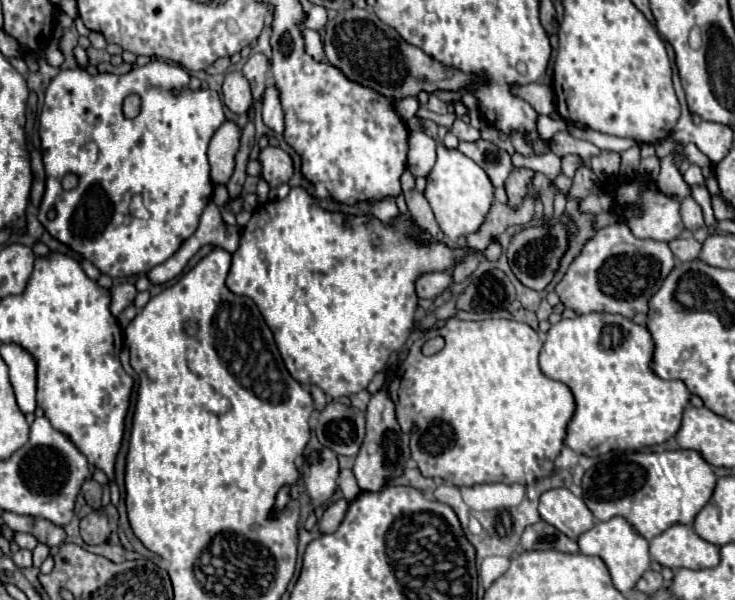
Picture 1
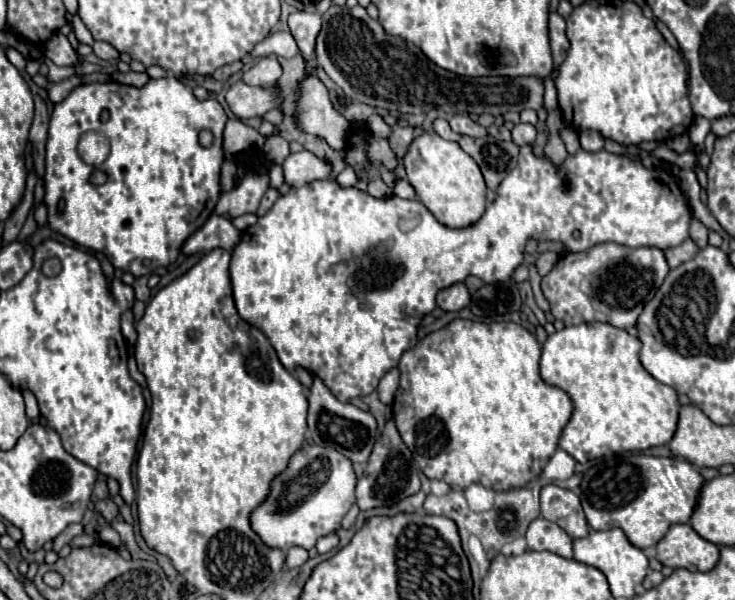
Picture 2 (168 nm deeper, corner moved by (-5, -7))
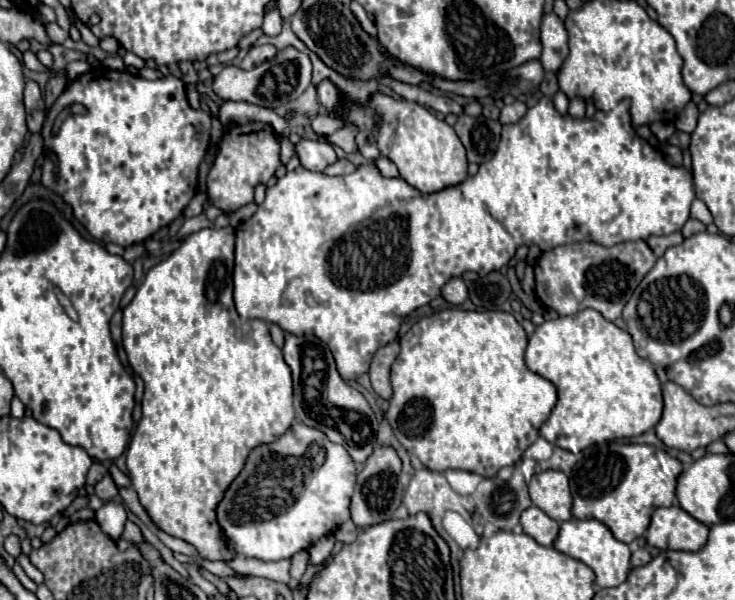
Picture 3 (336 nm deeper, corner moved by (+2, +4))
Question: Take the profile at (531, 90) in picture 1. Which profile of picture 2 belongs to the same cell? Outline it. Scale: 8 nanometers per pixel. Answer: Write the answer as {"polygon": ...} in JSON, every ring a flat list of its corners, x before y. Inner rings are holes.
{"polygon":[[333,5,333,7,323,15,323,29,321,29,319,37,317,37,317,61,323,65,323,69,327,71,327,75,335,81,335,85,337,85,351,101,359,101,359,103,365,103,365,105,369,105,369,107,379,107,379,109,383,109,383,111,429,113,431,109,441,109,441,111,453,113,453,115,455,115,455,113,475,113,475,115,487,113,487,115,495,115,495,117,497,117,497,115,503,115,503,113,507,113,507,111,517,111,517,113,523,111,523,109,535,109,535,111,539,111,539,109,543,107,543,81,539,81,537,77,515,77,515,79,511,79,511,77,461,77,461,75,455,75,455,73,451,73,451,71,445,71,445,69,437,67,435,63,431,63,431,61,423,55,423,51,421,51,419,47,415,47,413,43,407,43,405,39,399,39,399,37,393,37,393,35,387,35,387,33,383,31,381,23,375,21,375,19,371,19,371,17,367,15,365,7,361,7,361,5,357,5,357,7,353,7,353,9]]}

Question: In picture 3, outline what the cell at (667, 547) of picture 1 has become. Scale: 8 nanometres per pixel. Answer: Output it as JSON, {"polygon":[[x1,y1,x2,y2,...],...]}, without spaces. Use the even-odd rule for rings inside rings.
{"polygon":[[678,504,656,508,646,532,646,542,660,550,696,552,706,544,708,526,692,518]]}

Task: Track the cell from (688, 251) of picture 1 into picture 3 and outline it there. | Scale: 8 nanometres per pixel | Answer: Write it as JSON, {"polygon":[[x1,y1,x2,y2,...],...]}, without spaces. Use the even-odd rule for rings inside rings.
{"polygon":[[672,232,672,234,668,234,668,236,650,236,648,240,646,240,646,244,652,248,652,252,660,258,664,252,666,252,666,248,670,248,670,246,676,246,676,244,680,244,684,240,684,236,680,234,680,232]]}

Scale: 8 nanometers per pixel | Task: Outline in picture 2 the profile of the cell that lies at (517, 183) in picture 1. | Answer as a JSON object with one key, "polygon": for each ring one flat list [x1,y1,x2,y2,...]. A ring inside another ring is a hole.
{"polygon":[[521,147,517,167,501,181,501,185,497,189,495,203,487,205,483,217,475,225,465,227,465,229,449,229,449,227,441,225,431,215,429,209,425,213,423,211,425,211,425,205,421,201,407,201,407,199,401,199,397,195,391,195,389,199,373,199,371,195,367,195,367,193,363,193,355,187,343,189,335,181,313,181,313,183,307,183,303,187,291,187,291,191,287,195,283,195,275,201,275,205,271,207,271,211,267,215,259,217,255,225,251,225,243,231,239,245,233,249,233,259,231,259,229,273,233,273,233,279,231,279,233,281,233,299,235,299,239,315,245,321,249,321,251,325,259,327,269,337,271,345,275,347,275,351,277,351,283,367,287,367,287,371,295,373,297,367,303,367,311,375,319,375,319,379,323,379,323,383,329,387,329,391,339,401,345,403,353,397,363,397,363,395,373,393,377,389,379,379,391,367,397,367,397,363,399,363,399,359,405,351,415,347,415,343,417,343,417,333,415,333,417,325,419,325,423,315,427,315,435,309,435,295,437,295,439,289,445,289,453,283,465,281,469,275,481,277,485,283,507,281,511,277,513,269,523,261,523,247,525,247,527,239,535,237,537,241,541,241,541,239,561,241,561,243,565,243,567,251,571,251,571,253,573,251,585,251,585,249,589,249,597,243,607,243,607,241,615,241,615,243,621,243,621,245,627,245,627,247,633,247,633,249,635,247,657,247,657,249,665,251,665,249,677,247,685,239,689,239,689,217,691,217,689,203,687,203,685,195,681,193,677,179,665,169,651,171,651,169,645,169,641,163,633,163,627,157,621,157,621,155,613,155,613,153,607,153,607,151,585,153,583,149,579,149,577,155,565,159,563,173,557,173,555,165,549,159,537,159,533,155,531,147]]}

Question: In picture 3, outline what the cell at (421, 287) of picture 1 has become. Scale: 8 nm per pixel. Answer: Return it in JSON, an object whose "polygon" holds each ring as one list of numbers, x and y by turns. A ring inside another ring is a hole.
{"polygon":[[452,278,448,280,448,284,442,288,442,296,444,300,448,300,450,304,462,304,468,296,468,288,464,284,462,278]]}

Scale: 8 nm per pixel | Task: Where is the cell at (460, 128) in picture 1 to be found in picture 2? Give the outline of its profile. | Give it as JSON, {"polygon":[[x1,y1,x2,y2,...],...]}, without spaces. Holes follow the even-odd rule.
{"polygon":[[455,115,455,117,451,117,451,119,449,119,449,125,451,125,451,129,453,129,455,133,459,133,459,135,469,135,469,137,473,137,473,139,487,135,487,129,481,127,479,123,475,123,475,121,471,121,467,115]]}

